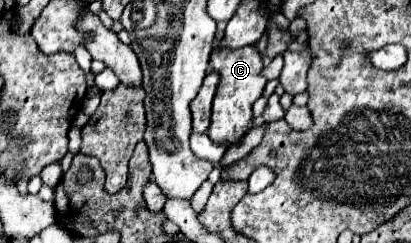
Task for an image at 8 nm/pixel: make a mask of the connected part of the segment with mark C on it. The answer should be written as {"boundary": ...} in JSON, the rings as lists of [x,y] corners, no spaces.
{"boundary":[[[243,46],[243,48],[219,48],[211,52],[209,66],[219,74],[219,86],[213,98],[213,116],[211,126],[207,130],[209,138],[213,142],[237,142],[247,130],[253,120],[251,106],[257,98],[261,98],[261,92],[267,84],[265,78],[261,78],[263,68],[263,56],[255,46]]]}

